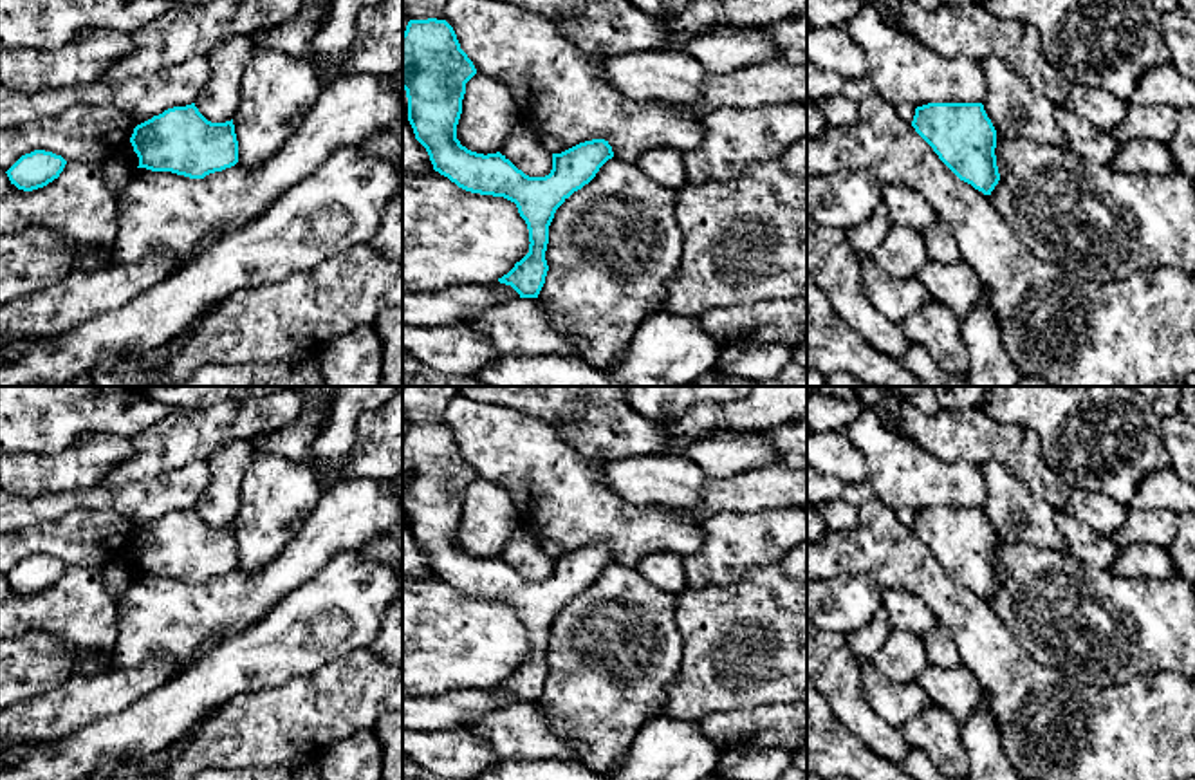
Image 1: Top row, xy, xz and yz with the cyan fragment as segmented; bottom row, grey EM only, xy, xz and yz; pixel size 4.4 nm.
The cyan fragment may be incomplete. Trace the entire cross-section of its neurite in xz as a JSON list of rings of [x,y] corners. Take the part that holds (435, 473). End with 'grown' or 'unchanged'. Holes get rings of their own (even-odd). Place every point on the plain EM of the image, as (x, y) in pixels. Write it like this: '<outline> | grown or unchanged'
[[[403,386],[403,415],[410,422],[403,437],[403,493],[408,502],[408,525],[415,543],[426,552],[435,576],[466,596],[504,601],[516,608],[529,634],[529,657],[498,686],[511,690],[520,702],[538,702],[549,675],[545,655],[556,614],[574,596],[588,589],[599,572],[614,562],[614,556],[605,543],[585,545],[561,558],[552,558],[549,580],[529,581],[500,556],[484,560],[460,549],[457,529],[466,488],[477,478],[477,473],[460,453],[453,432],[444,424],[444,408],[457,395],[459,386]]] | grown

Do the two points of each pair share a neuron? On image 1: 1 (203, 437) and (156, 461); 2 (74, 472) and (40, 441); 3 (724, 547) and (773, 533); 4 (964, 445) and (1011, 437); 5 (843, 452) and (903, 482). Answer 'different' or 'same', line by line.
1: same
2: different
3: same
4: same
5: different

